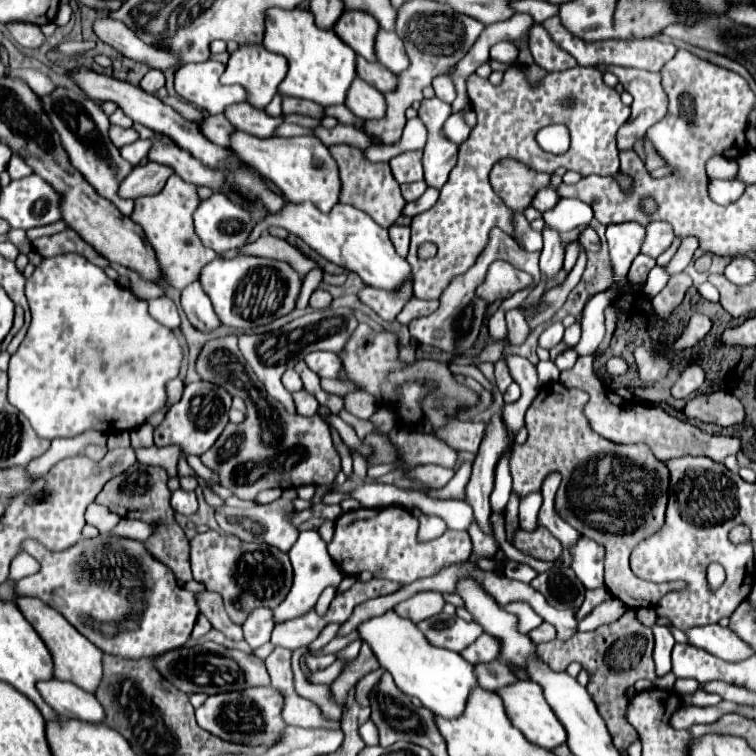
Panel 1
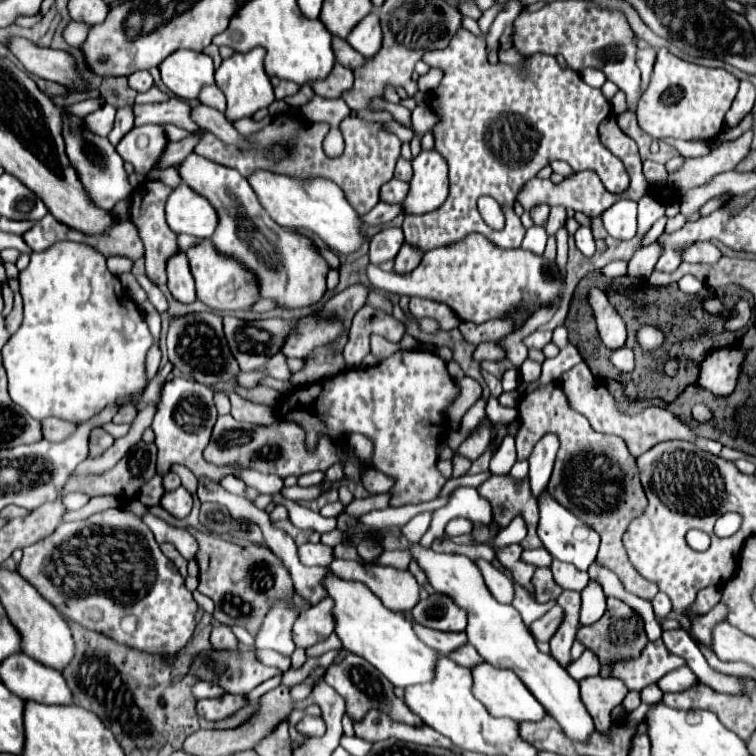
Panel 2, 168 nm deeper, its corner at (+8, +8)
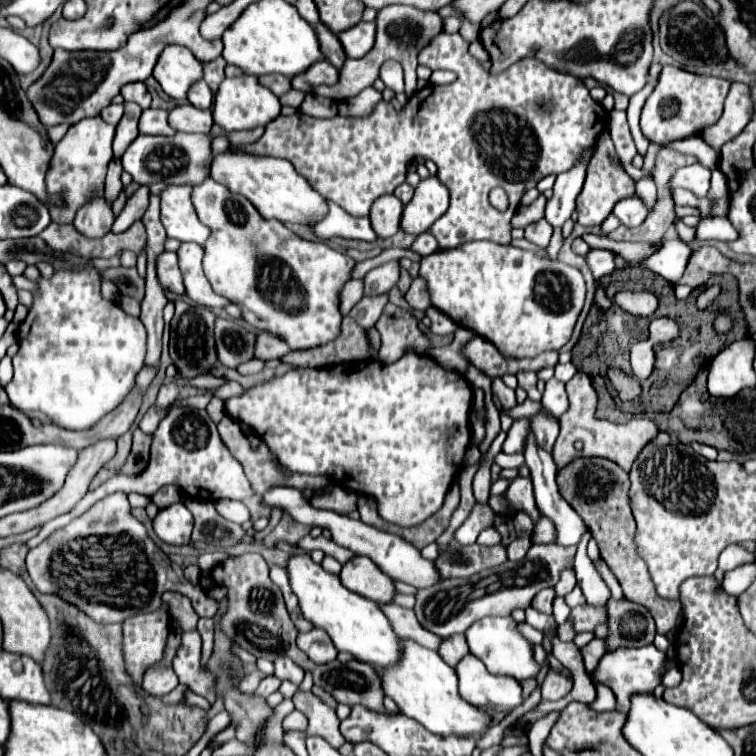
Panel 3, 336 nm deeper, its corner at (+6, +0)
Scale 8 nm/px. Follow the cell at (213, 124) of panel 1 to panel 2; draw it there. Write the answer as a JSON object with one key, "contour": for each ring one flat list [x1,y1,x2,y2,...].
{"contour":[[169,98,167,102,159,102,159,104,135,104,133,112,135,112,135,126,143,126,143,124,173,124,179,126,187,132,197,130,197,124,189,118,189,110,191,106,181,100,181,98]]}

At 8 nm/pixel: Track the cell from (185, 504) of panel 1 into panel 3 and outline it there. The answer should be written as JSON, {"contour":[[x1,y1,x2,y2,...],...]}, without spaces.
{"contour":[[177,502,159,510,159,514,153,520,153,528,157,536,167,544,189,544,193,518,191,512,185,508,185,504]]}

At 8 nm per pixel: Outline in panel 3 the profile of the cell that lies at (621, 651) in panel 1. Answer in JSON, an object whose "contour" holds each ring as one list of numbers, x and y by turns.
{"contour":[[623,600,607,602,607,626,609,632,605,640,605,652,617,648,637,648,645,644,653,644,655,638,655,622,649,610,641,604]]}

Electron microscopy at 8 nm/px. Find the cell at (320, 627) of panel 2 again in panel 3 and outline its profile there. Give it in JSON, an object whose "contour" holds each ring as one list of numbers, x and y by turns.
{"contour":[[317,626,305,634,299,634,297,646,309,656,309,660,313,660,317,664,331,662,337,656,337,650,335,650,329,634,325,630,319,630]]}

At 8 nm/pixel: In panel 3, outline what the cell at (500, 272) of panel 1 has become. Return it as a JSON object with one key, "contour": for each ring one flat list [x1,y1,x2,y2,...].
{"contour":[[487,240,465,242,463,246,437,250,431,256,425,256,421,260,419,278,427,284,431,306,445,312,459,326,487,338,501,354,511,358,531,358,543,350,559,350,569,340,585,300,585,280,577,268]]}

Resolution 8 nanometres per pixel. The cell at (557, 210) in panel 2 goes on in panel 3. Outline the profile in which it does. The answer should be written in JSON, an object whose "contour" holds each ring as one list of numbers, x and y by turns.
{"contour":[[593,148,583,154,583,162,579,162,571,170,557,176,553,186,553,196,547,200,547,208,545,208,545,220,553,228,561,228,575,212,575,200,581,192,581,186,585,180,585,168,591,154,593,154]]}

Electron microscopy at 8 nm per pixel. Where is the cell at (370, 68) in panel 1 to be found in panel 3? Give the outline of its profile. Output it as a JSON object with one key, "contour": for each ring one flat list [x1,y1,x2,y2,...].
{"contour":[[317,24,315,30,317,30,319,44,321,44,321,50,323,50,325,58,327,58,337,70,341,70,341,68,343,68,343,62,347,60,347,56,345,56,345,50,343,50,339,38,337,38,325,24]]}

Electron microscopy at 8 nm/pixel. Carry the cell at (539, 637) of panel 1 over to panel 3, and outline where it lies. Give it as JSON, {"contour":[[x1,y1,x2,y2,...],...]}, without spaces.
{"contour":[[585,604,585,606,573,608,569,614,569,620,573,622,575,632,593,632,593,628,599,622,607,622,607,614,605,614,605,610]]}

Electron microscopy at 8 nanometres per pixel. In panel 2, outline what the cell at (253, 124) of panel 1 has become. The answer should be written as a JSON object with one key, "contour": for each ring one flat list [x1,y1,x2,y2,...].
{"contour":[[209,84,209,86,203,86,201,88,199,102,201,104,207,104,207,106,213,106,219,112,225,112,225,96,221,94,221,90,215,84]]}

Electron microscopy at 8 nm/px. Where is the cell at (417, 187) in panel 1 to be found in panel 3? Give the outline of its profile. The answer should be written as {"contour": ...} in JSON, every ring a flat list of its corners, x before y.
{"contour":[[387,194,375,200,369,218,379,238,389,238,399,230,401,212,403,212,403,202,399,202,395,194]]}

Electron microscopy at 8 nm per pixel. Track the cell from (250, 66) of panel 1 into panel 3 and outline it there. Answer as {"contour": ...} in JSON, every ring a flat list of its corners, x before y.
{"contour":[[241,74,237,78,225,78,215,96,215,110,213,116,217,118,215,124,221,126,225,132,235,130,251,130,257,126,265,126,267,122,275,120,281,114,281,102,271,90,267,90,257,76]]}

